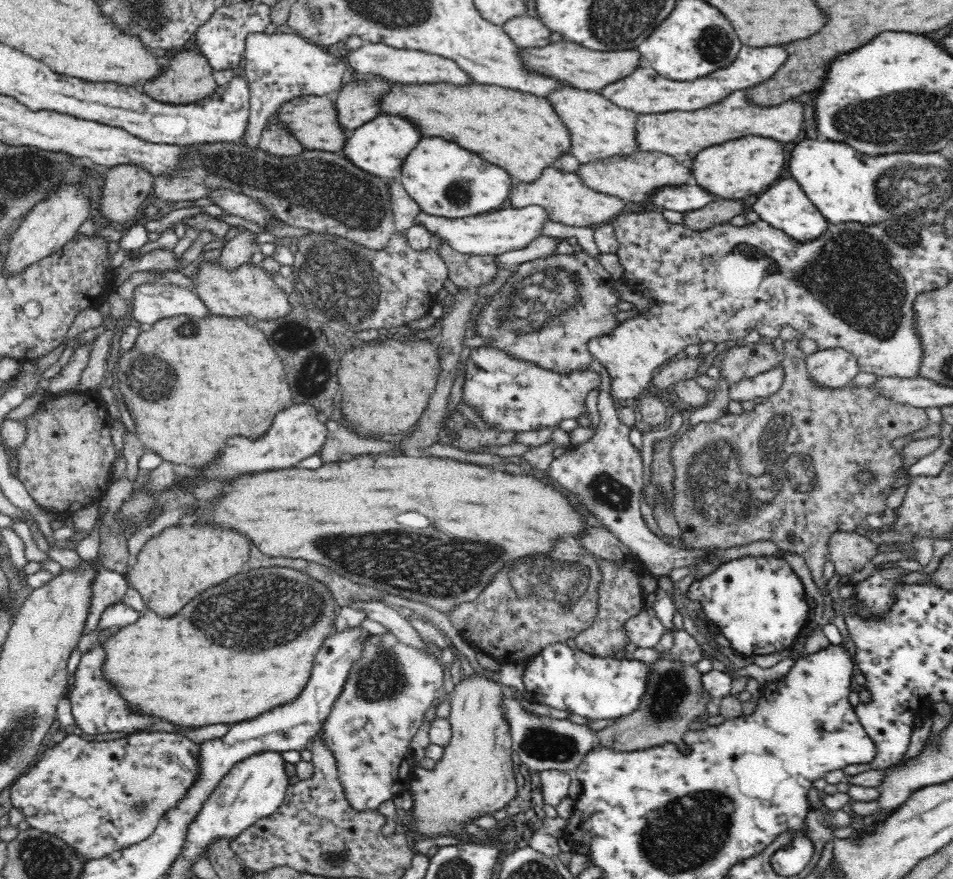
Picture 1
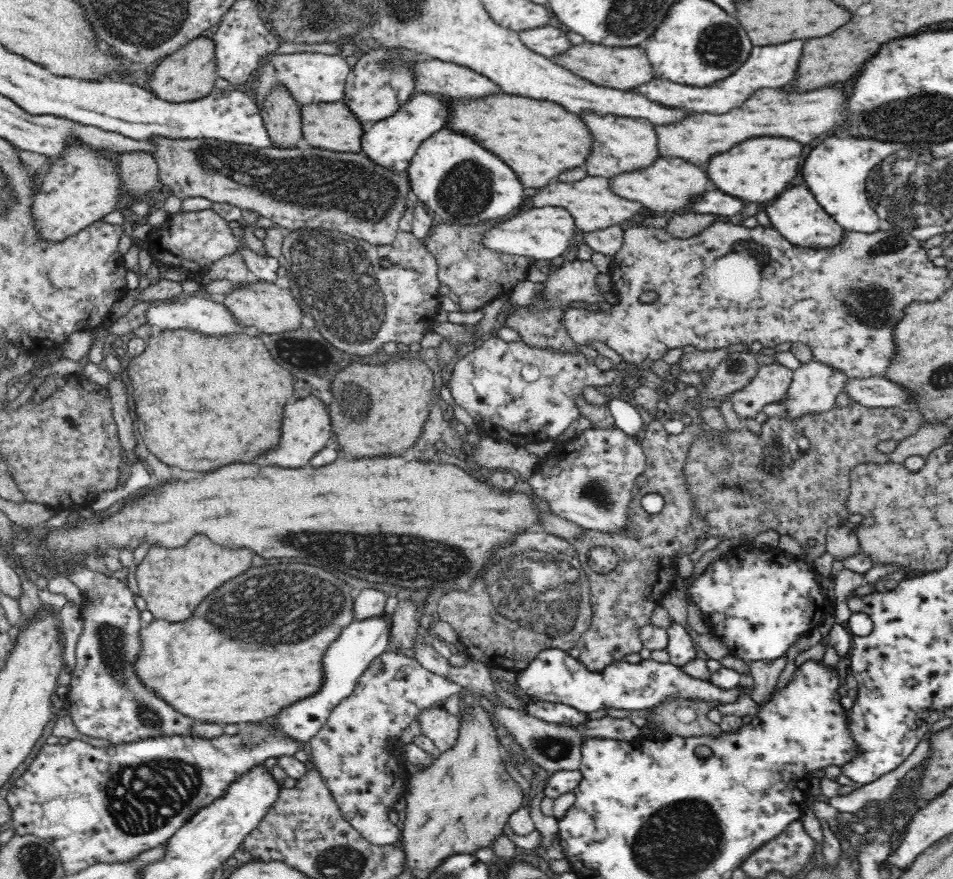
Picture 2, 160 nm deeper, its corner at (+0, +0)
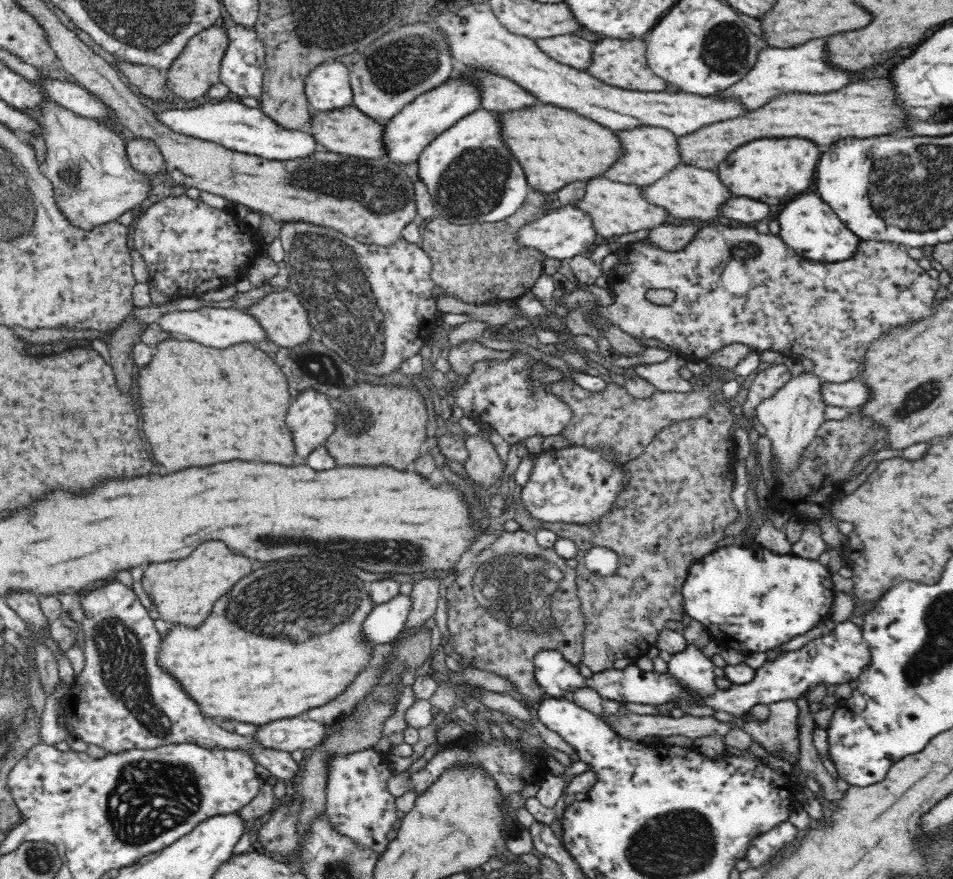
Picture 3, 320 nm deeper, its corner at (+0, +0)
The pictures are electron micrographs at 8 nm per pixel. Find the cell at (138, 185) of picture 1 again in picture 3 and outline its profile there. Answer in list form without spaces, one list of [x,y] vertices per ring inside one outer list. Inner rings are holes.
[[[134,138],[127,143],[127,155],[133,169],[151,177],[154,172],[164,168],[164,157],[156,143],[146,138]]]

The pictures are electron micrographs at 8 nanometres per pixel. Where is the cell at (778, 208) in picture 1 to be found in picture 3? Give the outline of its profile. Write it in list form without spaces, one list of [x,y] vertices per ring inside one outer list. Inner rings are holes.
[[[802,194],[794,202],[788,202],[778,216],[780,223],[779,237],[799,254],[802,258],[811,259],[821,263],[842,262],[852,258],[857,253],[857,246],[861,238],[857,237],[847,226],[840,221],[825,202],[816,194]]]

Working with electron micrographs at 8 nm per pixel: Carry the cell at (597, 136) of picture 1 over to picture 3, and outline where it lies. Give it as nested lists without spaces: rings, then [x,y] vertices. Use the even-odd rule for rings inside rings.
[[[641,126],[634,130],[616,132],[618,141],[621,142],[622,156],[617,160],[603,176],[624,184],[636,185],[639,187],[650,186],[657,180],[664,178],[673,167],[683,162],[681,154],[678,153],[678,137],[671,130],[655,127]]]

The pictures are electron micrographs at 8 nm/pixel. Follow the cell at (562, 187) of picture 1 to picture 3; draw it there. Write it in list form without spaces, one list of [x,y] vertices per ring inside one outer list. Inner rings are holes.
[[[604,176],[587,182],[584,199],[578,203],[581,212],[587,213],[593,222],[593,228],[602,240],[616,239],[623,234],[651,231],[654,227],[671,222],[664,207],[653,205],[641,192],[641,187],[621,182],[614,182]]]

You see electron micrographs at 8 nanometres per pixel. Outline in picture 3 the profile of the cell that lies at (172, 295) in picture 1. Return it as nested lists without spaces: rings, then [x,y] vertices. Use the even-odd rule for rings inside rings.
[[[200,308],[194,312],[172,312],[160,318],[159,325],[170,332],[179,341],[196,341],[202,346],[215,349],[227,349],[243,342],[266,348],[264,344],[271,344],[265,330],[250,314],[236,308]]]

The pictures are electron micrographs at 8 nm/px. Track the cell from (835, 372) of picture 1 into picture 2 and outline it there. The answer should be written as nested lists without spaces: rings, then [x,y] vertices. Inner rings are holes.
[[[815,360],[808,363],[802,363],[793,374],[792,382],[784,398],[766,404],[762,411],[770,418],[781,416],[784,419],[796,420],[803,415],[825,413],[833,408],[838,394],[843,392],[843,387],[847,384],[849,378],[843,371],[829,367],[825,363],[819,363]]]

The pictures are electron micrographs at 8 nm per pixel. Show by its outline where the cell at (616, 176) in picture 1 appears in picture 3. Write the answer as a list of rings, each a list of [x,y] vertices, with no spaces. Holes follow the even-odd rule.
[[[681,163],[673,167],[664,178],[641,188],[643,195],[653,204],[664,207],[674,220],[699,220],[706,223],[722,217],[722,208],[732,198],[732,192],[722,184],[718,173]]]

